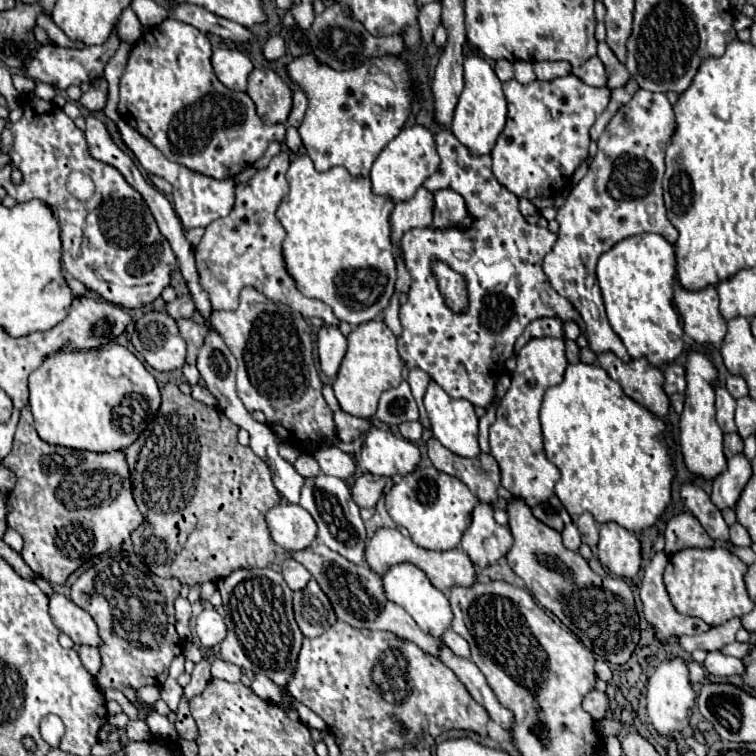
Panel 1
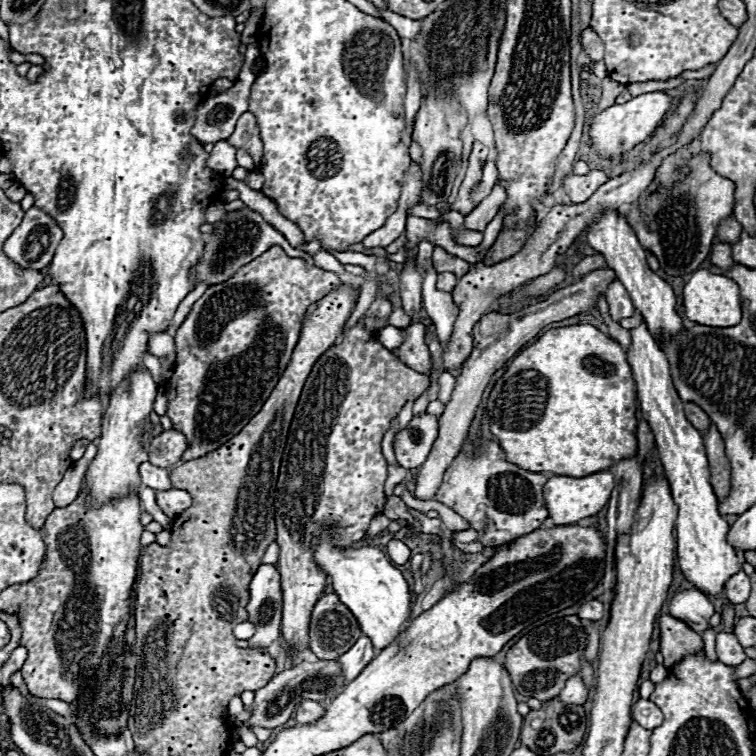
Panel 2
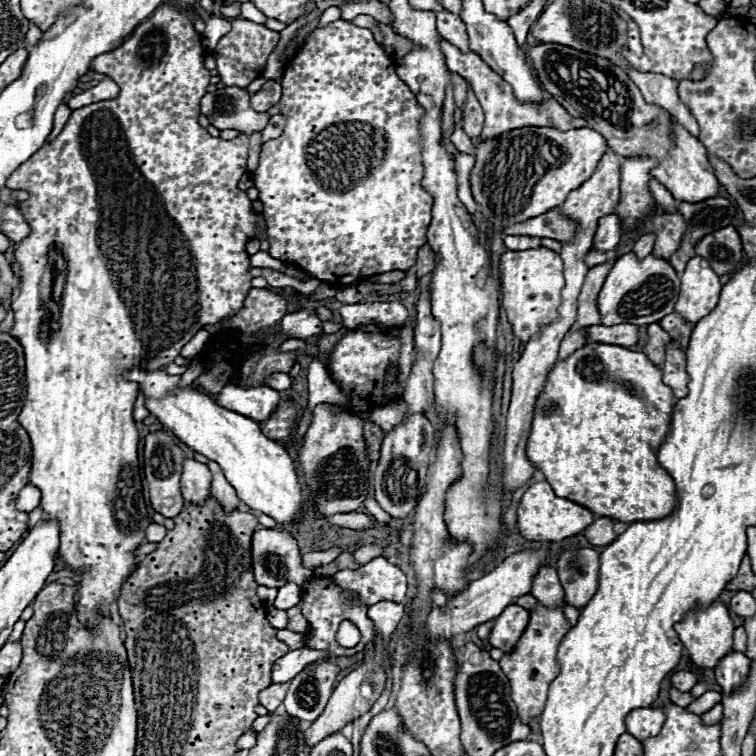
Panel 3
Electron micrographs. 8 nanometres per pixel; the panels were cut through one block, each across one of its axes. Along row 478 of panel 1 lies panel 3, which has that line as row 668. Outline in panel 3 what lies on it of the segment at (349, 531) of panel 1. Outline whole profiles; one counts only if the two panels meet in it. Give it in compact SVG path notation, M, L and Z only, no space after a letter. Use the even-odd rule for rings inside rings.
M330 660L320 664L310 664L304 668L292 682L284 698L288 714L314 722L328 704L328 698L334 690L336 676L340 668Z

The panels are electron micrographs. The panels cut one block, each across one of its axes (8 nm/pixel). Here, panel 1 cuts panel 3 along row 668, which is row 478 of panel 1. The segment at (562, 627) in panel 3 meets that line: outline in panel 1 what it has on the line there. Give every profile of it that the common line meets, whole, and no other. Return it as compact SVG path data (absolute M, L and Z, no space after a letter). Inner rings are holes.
M532 338L520 352L518 364L512 374L512 384L502 396L498 416L490 426L490 454L496 458L502 470L502 486L530 508L548 500L554 494L554 484L560 478L560 470L548 462L542 446L540 430L540 402L548 386L556 386L564 376L568 362L564 356L564 340L560 338Z

